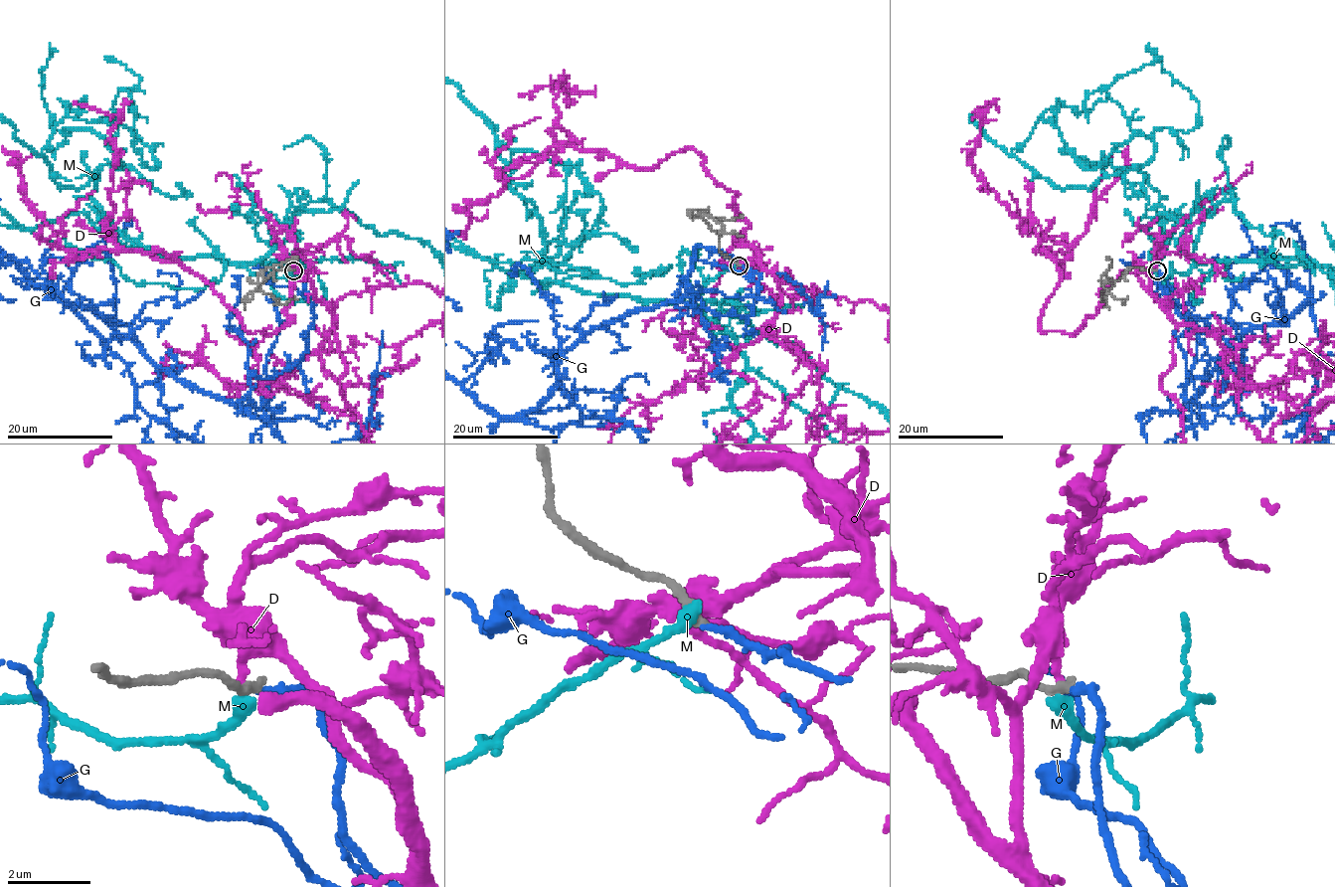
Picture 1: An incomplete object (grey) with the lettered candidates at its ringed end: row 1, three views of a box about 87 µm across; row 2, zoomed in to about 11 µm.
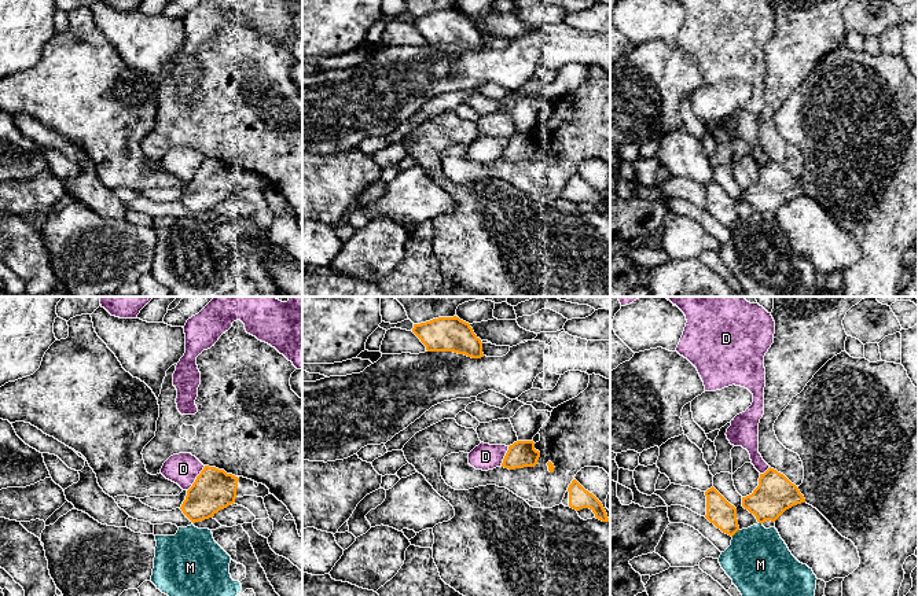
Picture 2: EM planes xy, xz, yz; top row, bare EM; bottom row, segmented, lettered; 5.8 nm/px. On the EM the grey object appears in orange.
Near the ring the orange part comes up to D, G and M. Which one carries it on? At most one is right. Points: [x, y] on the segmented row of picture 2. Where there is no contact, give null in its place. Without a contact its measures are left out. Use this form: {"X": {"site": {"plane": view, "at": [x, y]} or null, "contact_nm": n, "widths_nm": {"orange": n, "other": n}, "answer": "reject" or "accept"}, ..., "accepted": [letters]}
{"D": {"site": {"plane": "xy", "at": [197, 478]}, "contact_nm": 190, "widths_nm": {"orange": 240, "other": 190}, "answer": "reject"}, "G": {"site": null, "answer": "accept"}, "M": {"site": {"plane": "yz", "at": [734, 533]}, "contact_nm": 60, "widths_nm": {"orange": 160, "other": 380}, "answer": "reject"}, "accepted": ["G"]}

